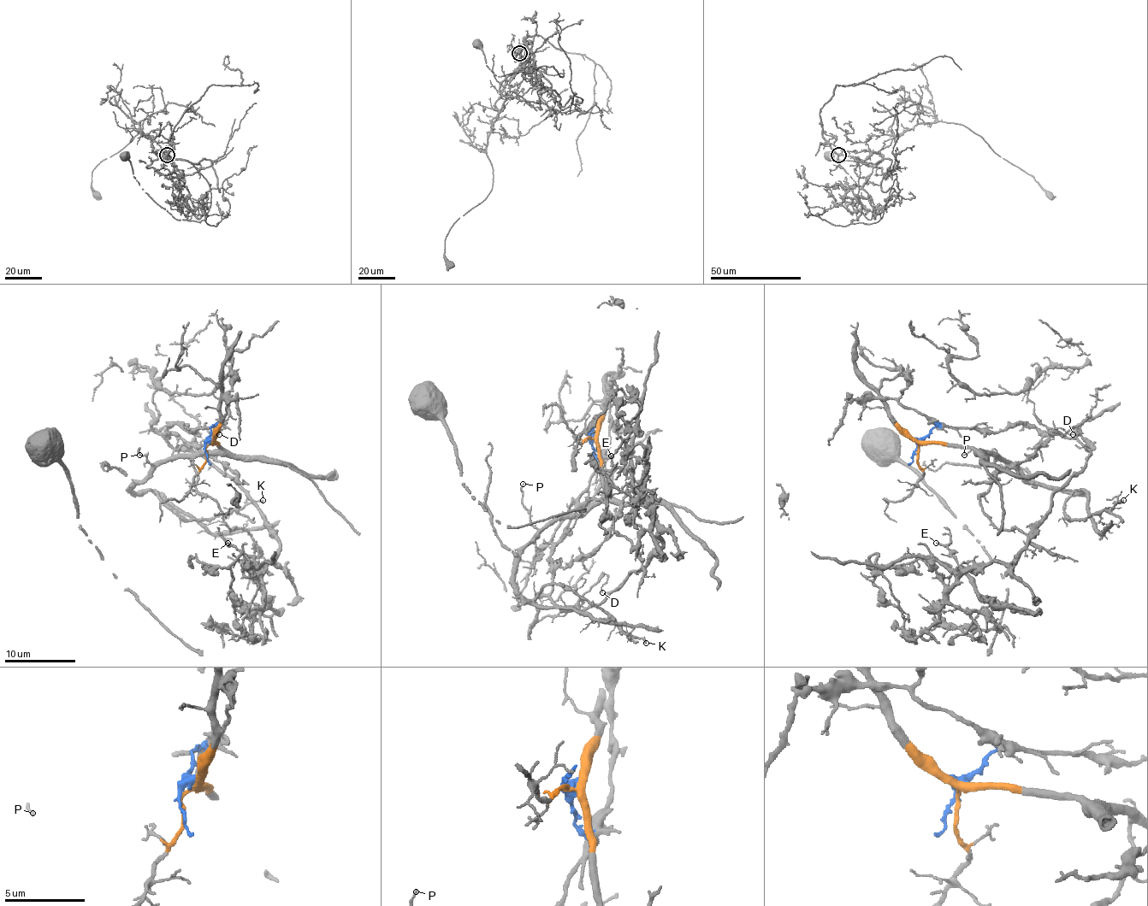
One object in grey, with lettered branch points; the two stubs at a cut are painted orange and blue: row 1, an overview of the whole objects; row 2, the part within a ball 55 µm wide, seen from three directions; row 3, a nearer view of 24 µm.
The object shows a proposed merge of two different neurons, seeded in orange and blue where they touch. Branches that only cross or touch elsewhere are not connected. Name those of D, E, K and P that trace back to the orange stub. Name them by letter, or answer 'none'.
K, P

